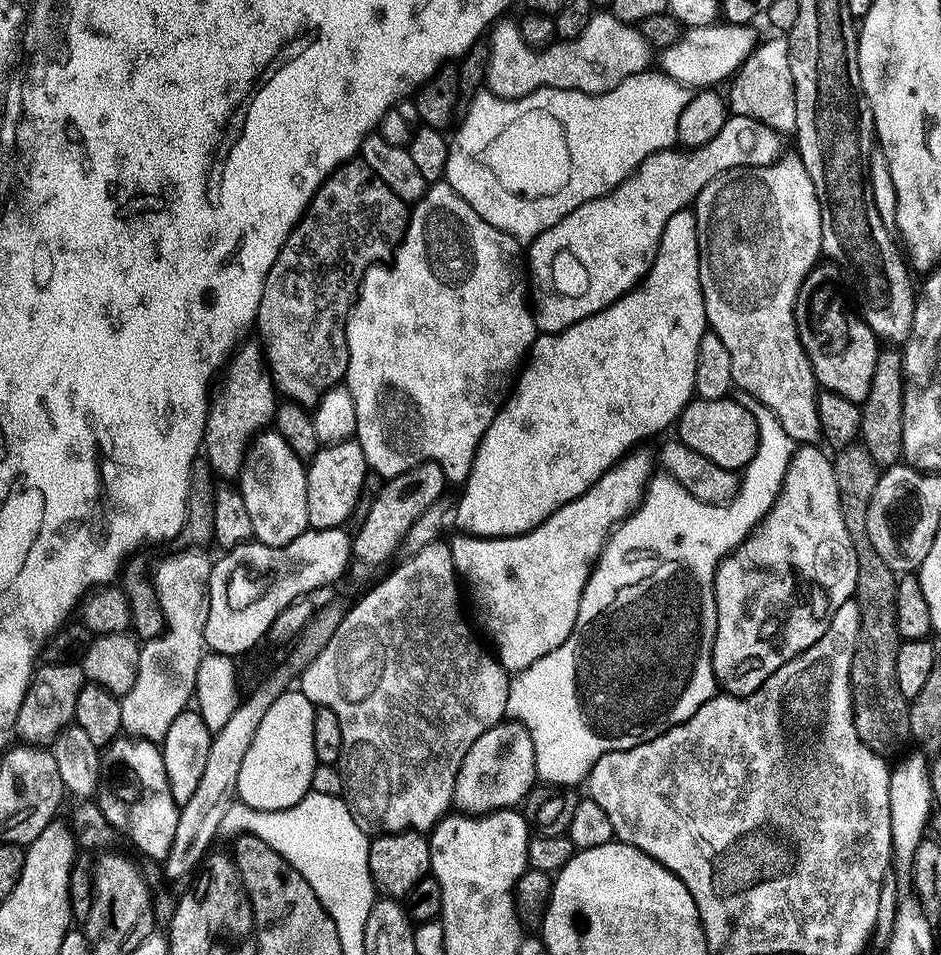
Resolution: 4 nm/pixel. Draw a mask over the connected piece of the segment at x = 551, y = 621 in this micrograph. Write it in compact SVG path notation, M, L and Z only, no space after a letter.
M633 450L622 457L609 472L598 478L598 482L594 482L594 486L590 486L590 490L586 490L570 503L563 504L531 532L524 532L520 536L499 536L496 539L456 534L456 537L450 540L457 577L466 585L467 591L468 588L472 591L472 600L484 619L484 628L496 643L495 655L509 673L515 674L528 668L538 662L538 658L562 646L562 642L570 638L574 622L578 618L580 599L596 559L608 543L612 529L627 520L639 508L648 482L654 475L653 453L651 456L648 452L639 451Z

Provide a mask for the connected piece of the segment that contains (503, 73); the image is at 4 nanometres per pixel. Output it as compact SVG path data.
M608 10L593 14L586 30L582 30L576 40L562 40L549 48L531 48L522 38L519 23L508 19L497 20L487 37L486 88L498 98L517 100L539 88L561 88L597 96L599 92L614 90L614 86L634 74L649 71L651 64L648 63L654 60L654 49L639 27L623 24Z

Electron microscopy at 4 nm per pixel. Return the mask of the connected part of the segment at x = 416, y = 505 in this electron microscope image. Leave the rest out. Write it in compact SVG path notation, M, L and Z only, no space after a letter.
M420 464L417 468L408 469L389 477L375 496L366 518L357 534L353 535L353 555L362 559L368 566L378 566L388 561L392 554L399 551L407 532L414 522L431 506L441 501L440 497L448 479L437 464Z

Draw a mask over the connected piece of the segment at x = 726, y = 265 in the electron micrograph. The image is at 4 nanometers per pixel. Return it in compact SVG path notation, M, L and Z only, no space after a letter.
M781 155L780 159L757 168L735 168L729 172L724 172L721 176L716 176L704 187L702 201L704 200L704 212L696 212L696 225L698 226L698 246L700 247L700 285L704 295L704 305L706 306L706 318L708 328L715 332L722 340L726 350L730 352L730 361L733 366L732 383L737 389L739 387L744 392L749 392L760 404L765 404L774 415L777 416L778 427L786 430L786 434L797 445L816 444L821 439L820 423L818 422L818 406L816 398L818 395L818 385L816 376L812 373L812 367L808 361L806 350L798 338L796 329L796 299L798 290L810 274L810 270L815 268L821 259L822 253L822 218L820 217L820 203L816 193L816 183L810 178L806 166L801 162L799 155Z

